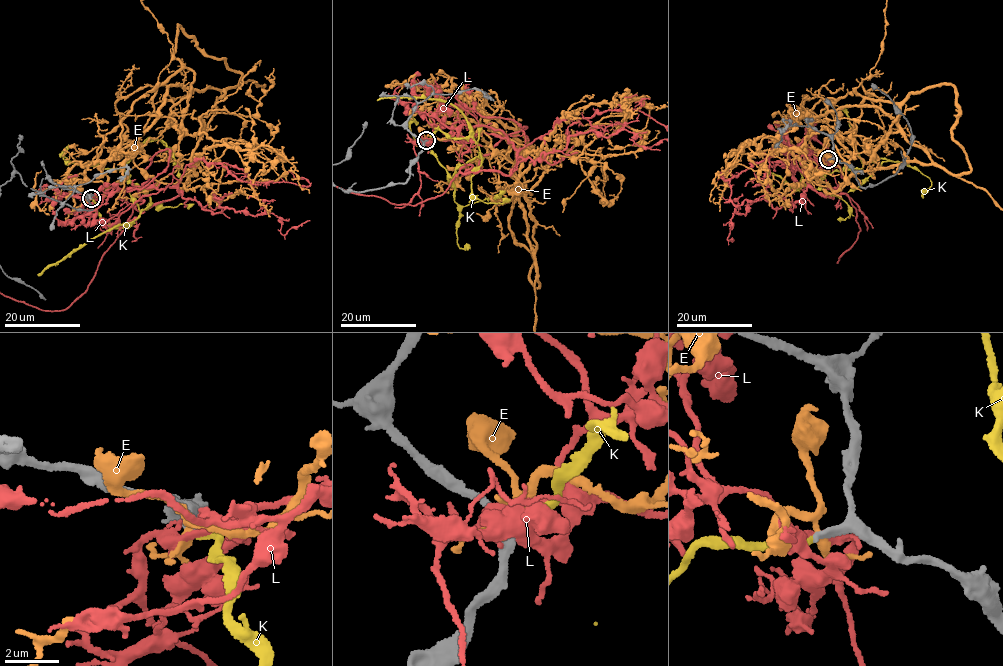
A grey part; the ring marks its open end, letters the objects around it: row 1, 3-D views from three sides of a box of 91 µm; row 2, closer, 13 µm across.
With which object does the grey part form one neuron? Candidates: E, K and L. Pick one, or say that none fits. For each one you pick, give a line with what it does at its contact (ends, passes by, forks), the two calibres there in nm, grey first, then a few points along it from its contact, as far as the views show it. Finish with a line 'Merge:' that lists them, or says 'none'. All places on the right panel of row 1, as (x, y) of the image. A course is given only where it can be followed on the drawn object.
K: It ends there. Thickness 360 nm (grey) against 280 nm
Merge: K

